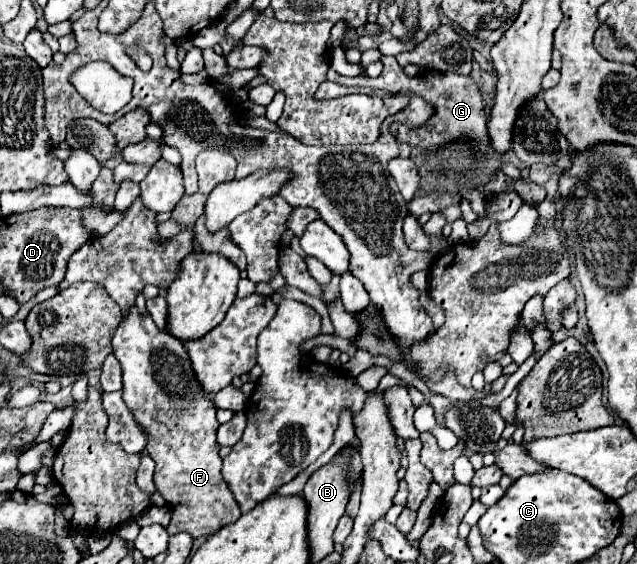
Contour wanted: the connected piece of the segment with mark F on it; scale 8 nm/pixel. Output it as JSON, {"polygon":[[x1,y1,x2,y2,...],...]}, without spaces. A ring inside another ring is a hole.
{"polygon":[[132,306,112,336,112,348,114,348,114,356,122,366,124,402,134,412,136,422,144,426,148,434,146,452,156,462,154,482,158,492,168,500,172,510,168,534,174,536,178,532,188,532,192,538,212,536,220,528,238,520,242,512,238,510,238,504,234,502,234,496,220,472,222,458,218,456,220,448,216,442,216,430,220,424,216,420,216,408,212,400,204,394,198,380,194,378,194,370,182,342,170,336,168,332,158,330,150,316,142,316,138,308]]}

